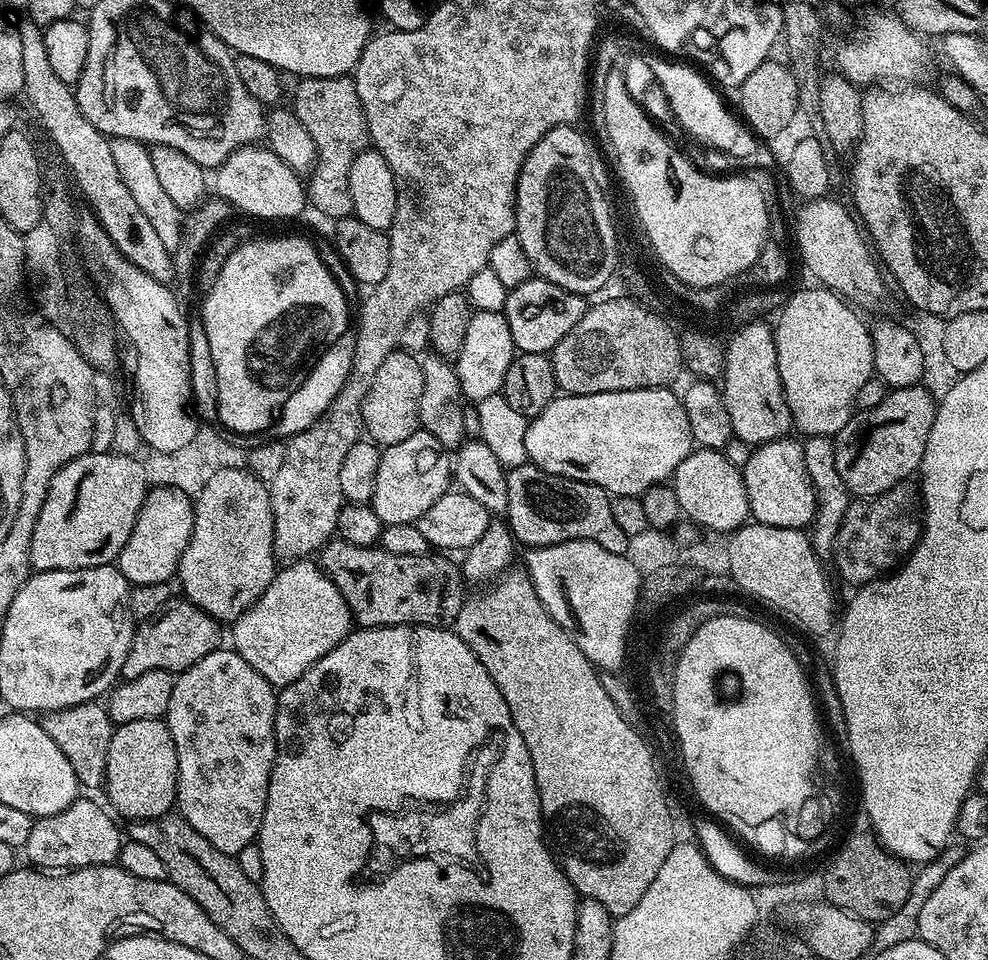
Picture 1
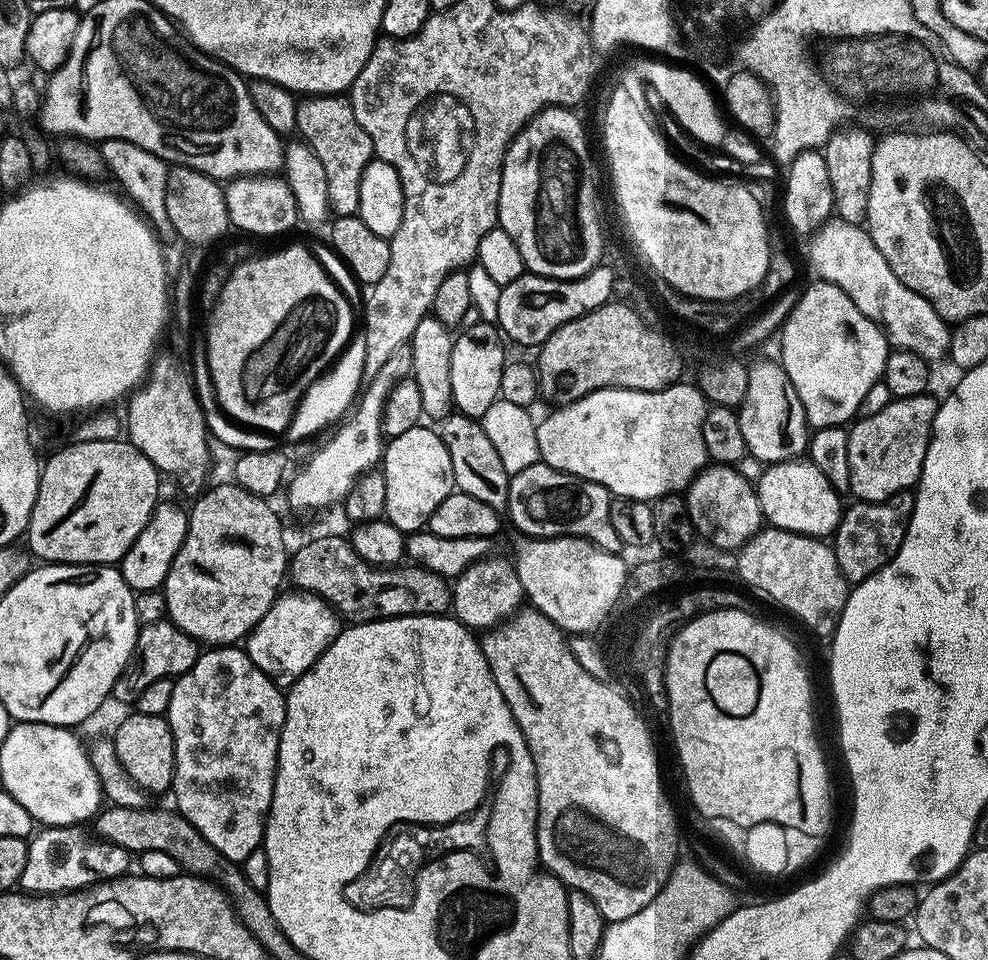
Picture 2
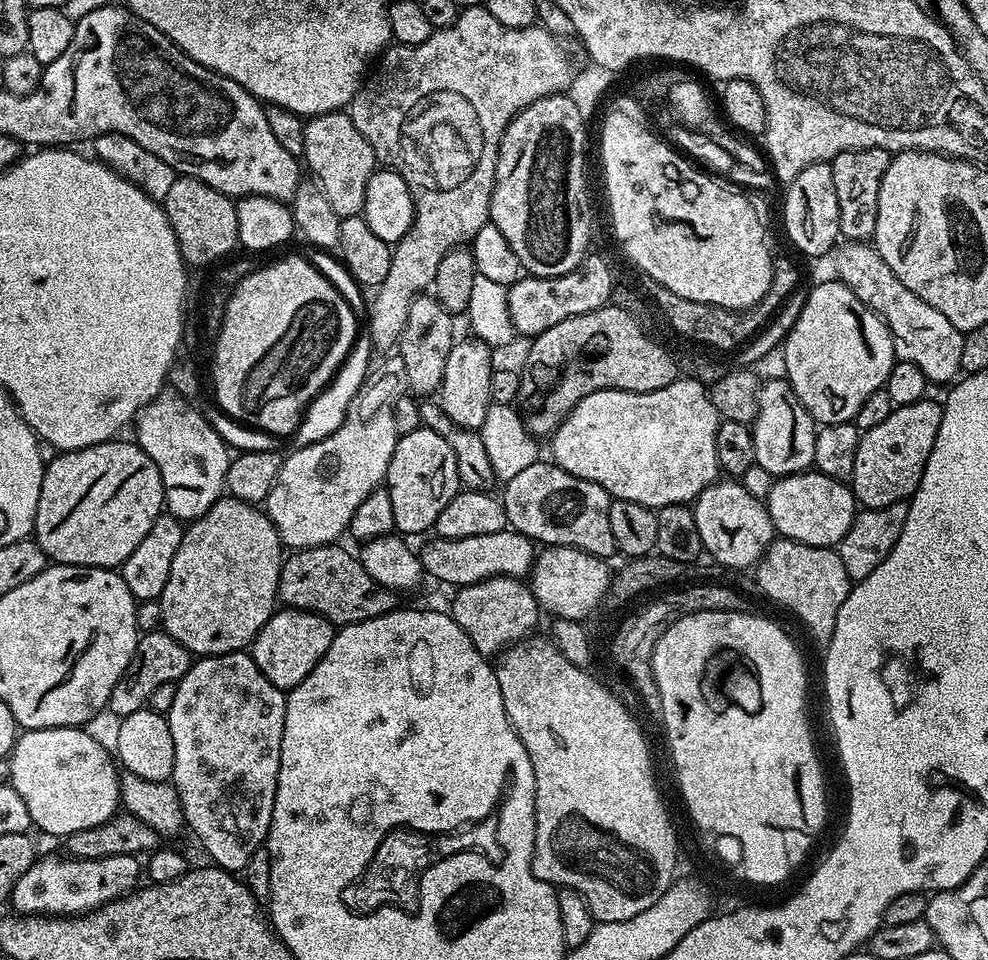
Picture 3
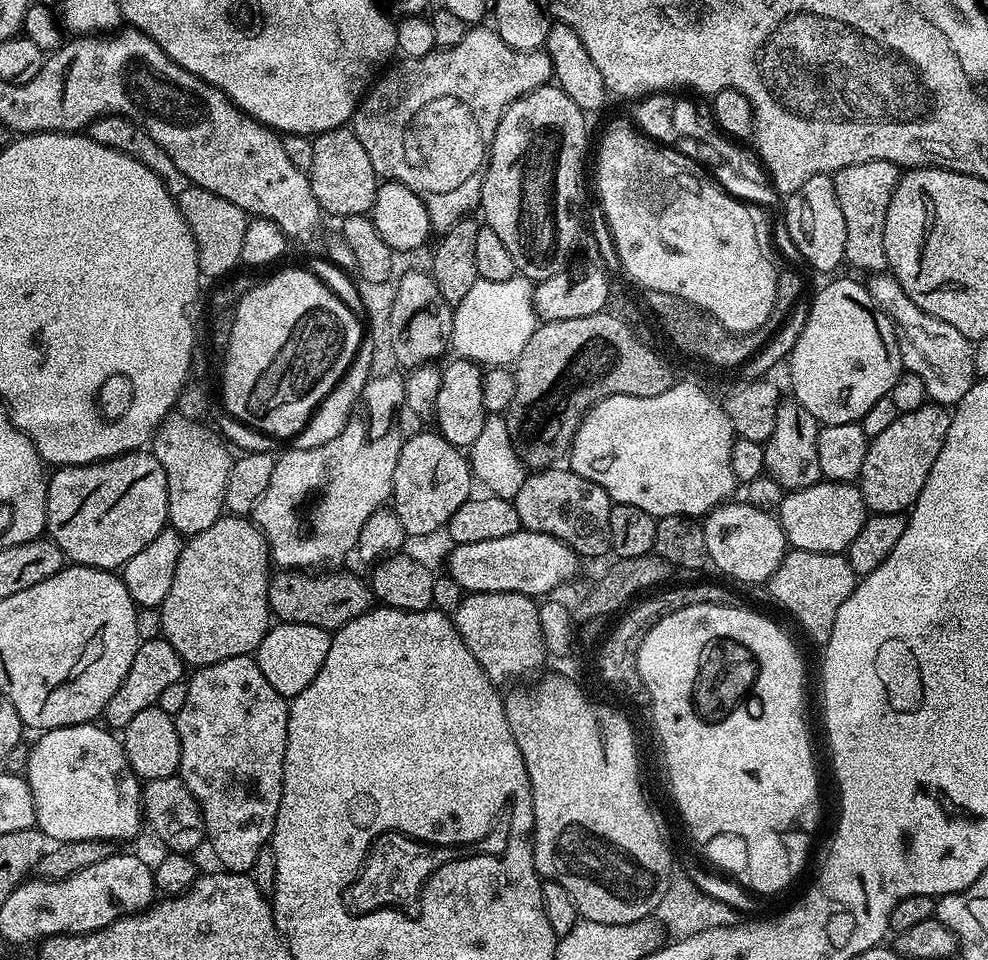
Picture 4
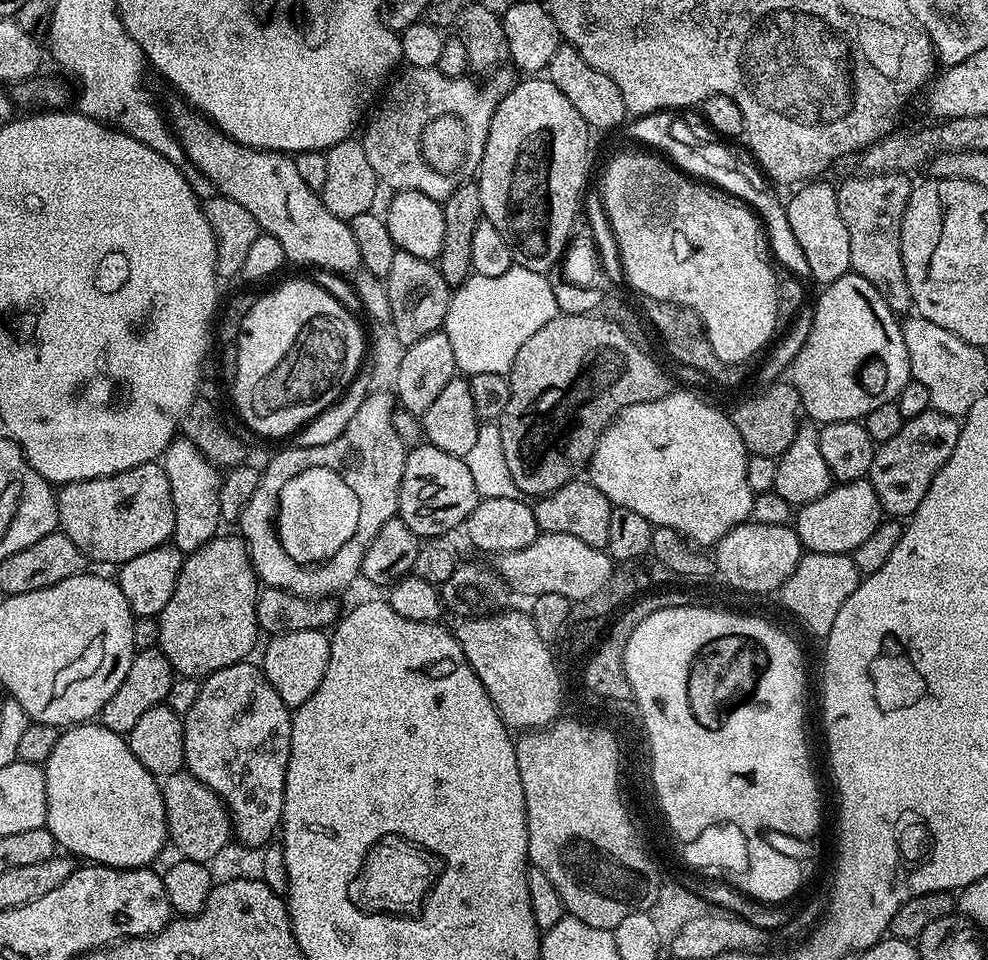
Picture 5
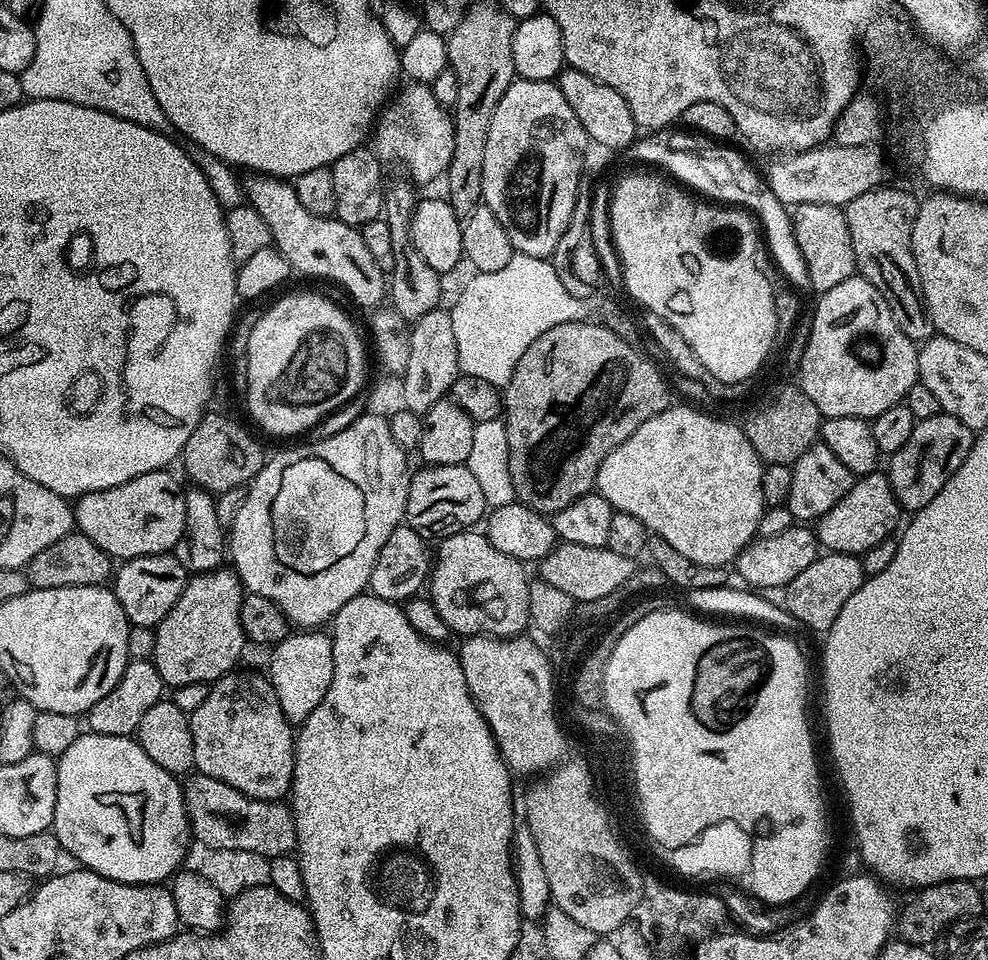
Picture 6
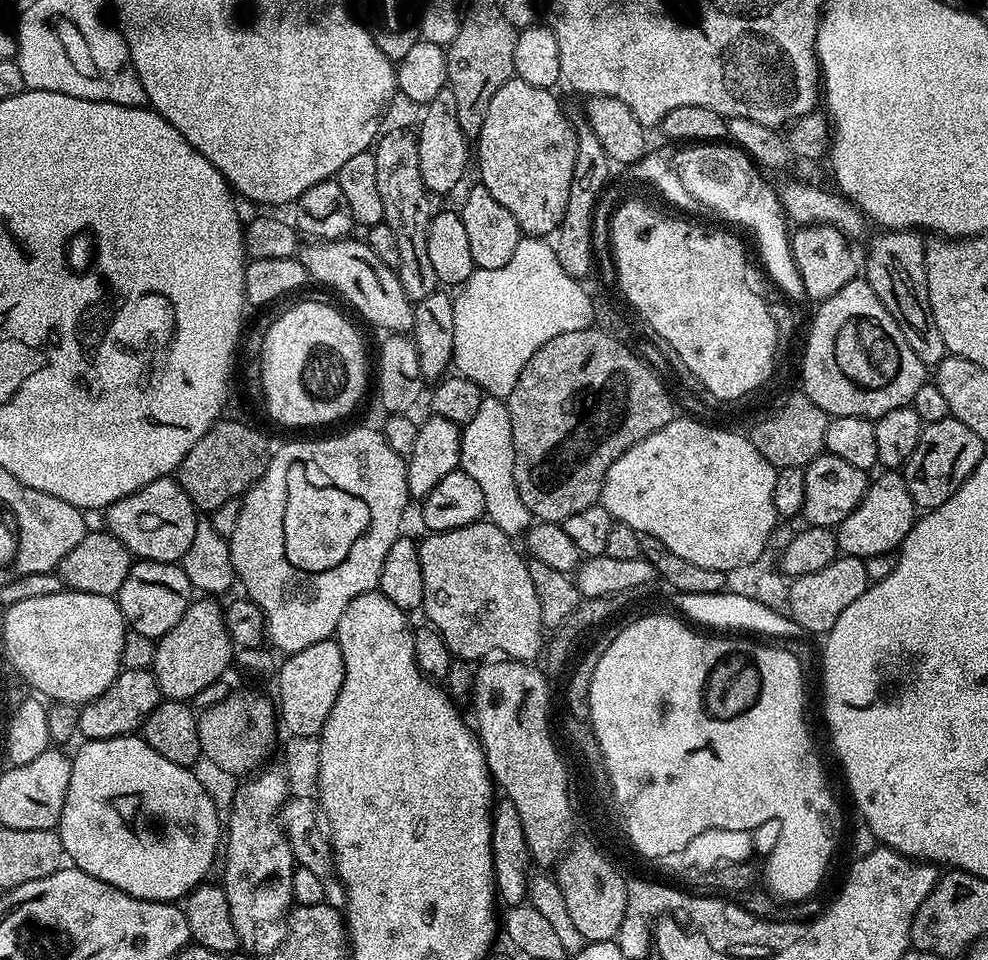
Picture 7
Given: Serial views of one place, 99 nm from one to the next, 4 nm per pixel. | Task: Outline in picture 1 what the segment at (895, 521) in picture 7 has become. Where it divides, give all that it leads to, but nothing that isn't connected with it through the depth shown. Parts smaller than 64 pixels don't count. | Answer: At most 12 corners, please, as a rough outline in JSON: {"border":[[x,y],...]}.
{"border":[[803,443],[753,447],[742,469],[751,519],[807,529],[816,495]]}

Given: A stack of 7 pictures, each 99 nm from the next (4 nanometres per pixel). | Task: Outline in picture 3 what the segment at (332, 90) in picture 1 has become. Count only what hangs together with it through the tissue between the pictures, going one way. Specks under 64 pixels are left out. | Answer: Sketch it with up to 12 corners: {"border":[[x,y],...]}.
{"border":[[344,110],[307,117],[303,163],[334,214],[361,215],[378,170]]}

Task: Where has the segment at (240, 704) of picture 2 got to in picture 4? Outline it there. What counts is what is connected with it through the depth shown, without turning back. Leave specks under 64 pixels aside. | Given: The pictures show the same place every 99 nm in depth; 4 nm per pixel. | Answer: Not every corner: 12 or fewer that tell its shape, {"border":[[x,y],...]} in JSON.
{"border":[[251,655],[196,668],[180,771],[219,867],[282,802],[289,701]]}

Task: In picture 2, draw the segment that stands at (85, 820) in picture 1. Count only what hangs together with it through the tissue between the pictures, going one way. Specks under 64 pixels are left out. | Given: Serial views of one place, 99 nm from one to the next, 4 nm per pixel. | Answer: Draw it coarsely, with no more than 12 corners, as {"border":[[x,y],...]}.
{"border":[[80,826],[28,840],[25,893],[73,892],[129,871],[128,849]]}

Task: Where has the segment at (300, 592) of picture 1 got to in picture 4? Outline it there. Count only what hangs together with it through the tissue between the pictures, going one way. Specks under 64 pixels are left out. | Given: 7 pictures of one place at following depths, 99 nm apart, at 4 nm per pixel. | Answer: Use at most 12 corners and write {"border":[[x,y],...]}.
{"border":[[280,622],[254,653],[266,682],[291,698],[326,662],[327,628]]}

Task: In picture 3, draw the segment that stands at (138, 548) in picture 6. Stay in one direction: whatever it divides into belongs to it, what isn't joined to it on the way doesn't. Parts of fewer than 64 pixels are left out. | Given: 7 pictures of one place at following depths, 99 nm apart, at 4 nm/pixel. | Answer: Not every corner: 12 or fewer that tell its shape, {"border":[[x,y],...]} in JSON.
{"border":[[139,444],[47,461],[34,539],[119,569],[165,511]]}

